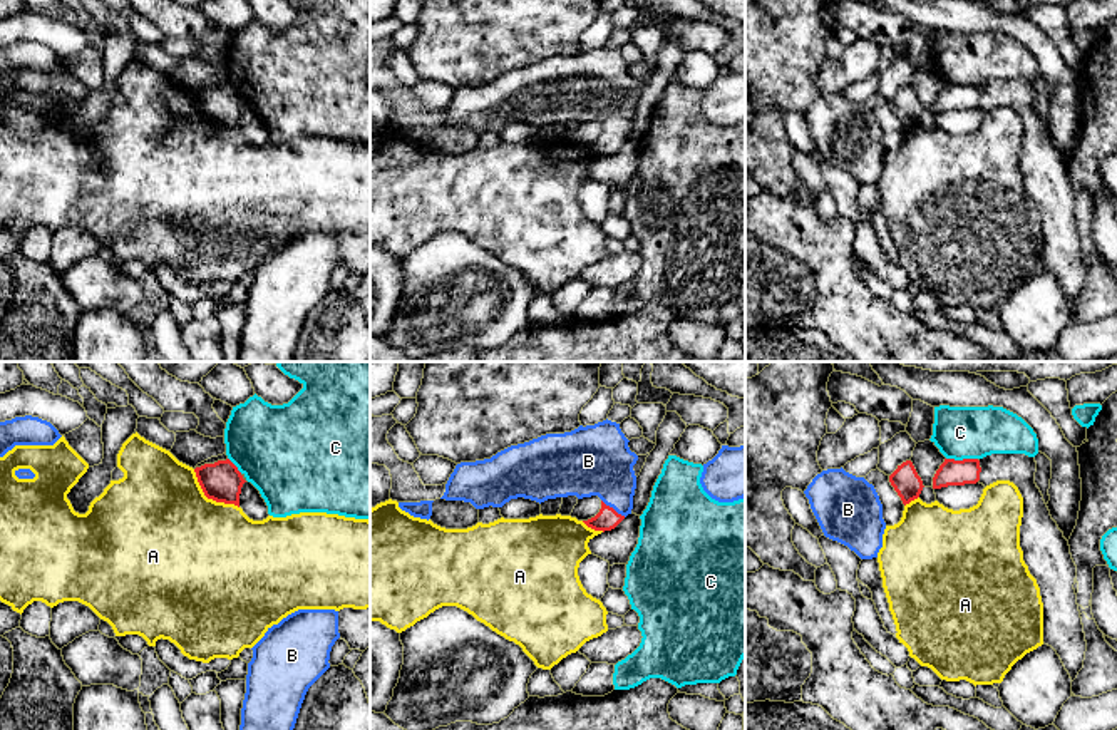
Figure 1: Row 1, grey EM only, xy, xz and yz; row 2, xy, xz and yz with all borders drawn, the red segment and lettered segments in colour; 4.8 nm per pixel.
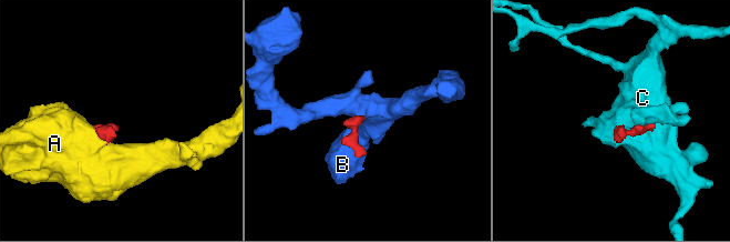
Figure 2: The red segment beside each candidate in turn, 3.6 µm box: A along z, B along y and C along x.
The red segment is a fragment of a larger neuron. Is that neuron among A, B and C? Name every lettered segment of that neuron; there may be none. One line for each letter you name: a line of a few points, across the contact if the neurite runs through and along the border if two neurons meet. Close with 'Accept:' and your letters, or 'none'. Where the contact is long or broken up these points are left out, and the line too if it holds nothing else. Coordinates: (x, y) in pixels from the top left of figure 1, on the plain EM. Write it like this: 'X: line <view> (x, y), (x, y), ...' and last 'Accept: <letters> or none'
B: line xz (607, 144), (612, 133), (612, 107), (590, 86)
Accept: B

